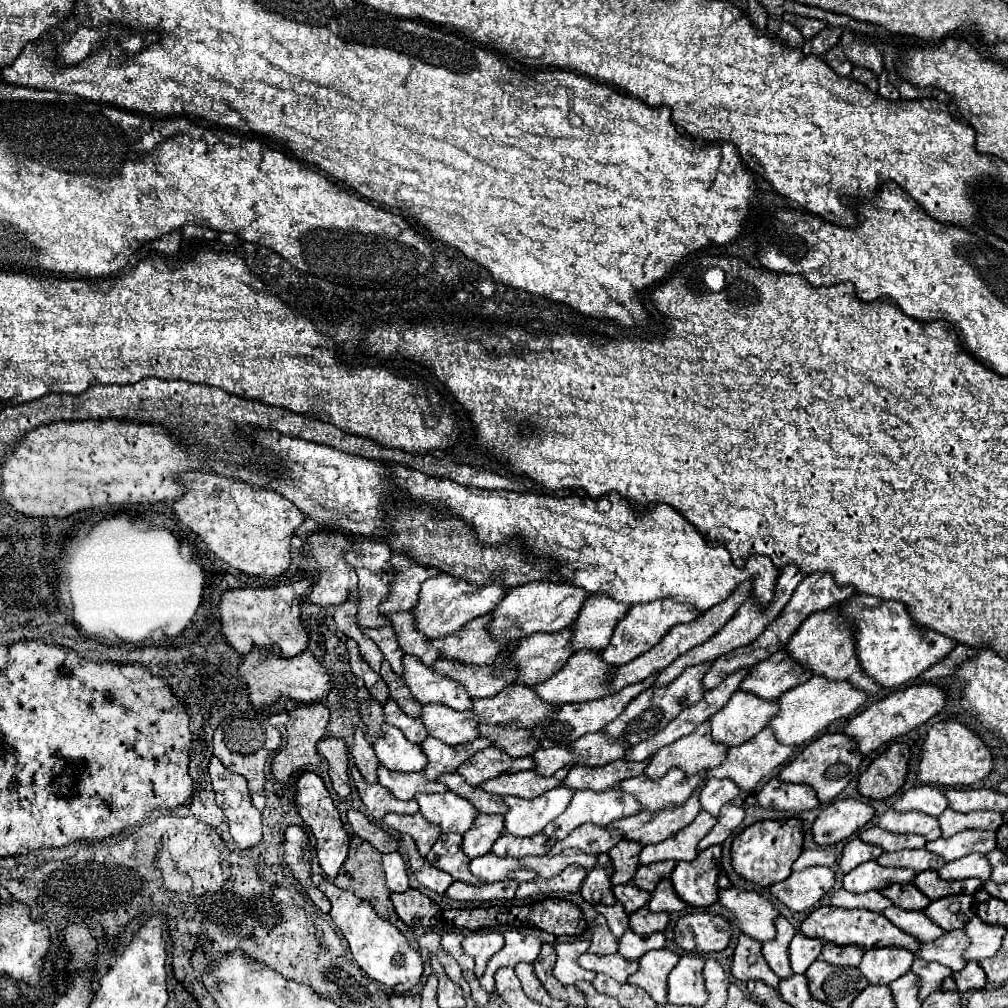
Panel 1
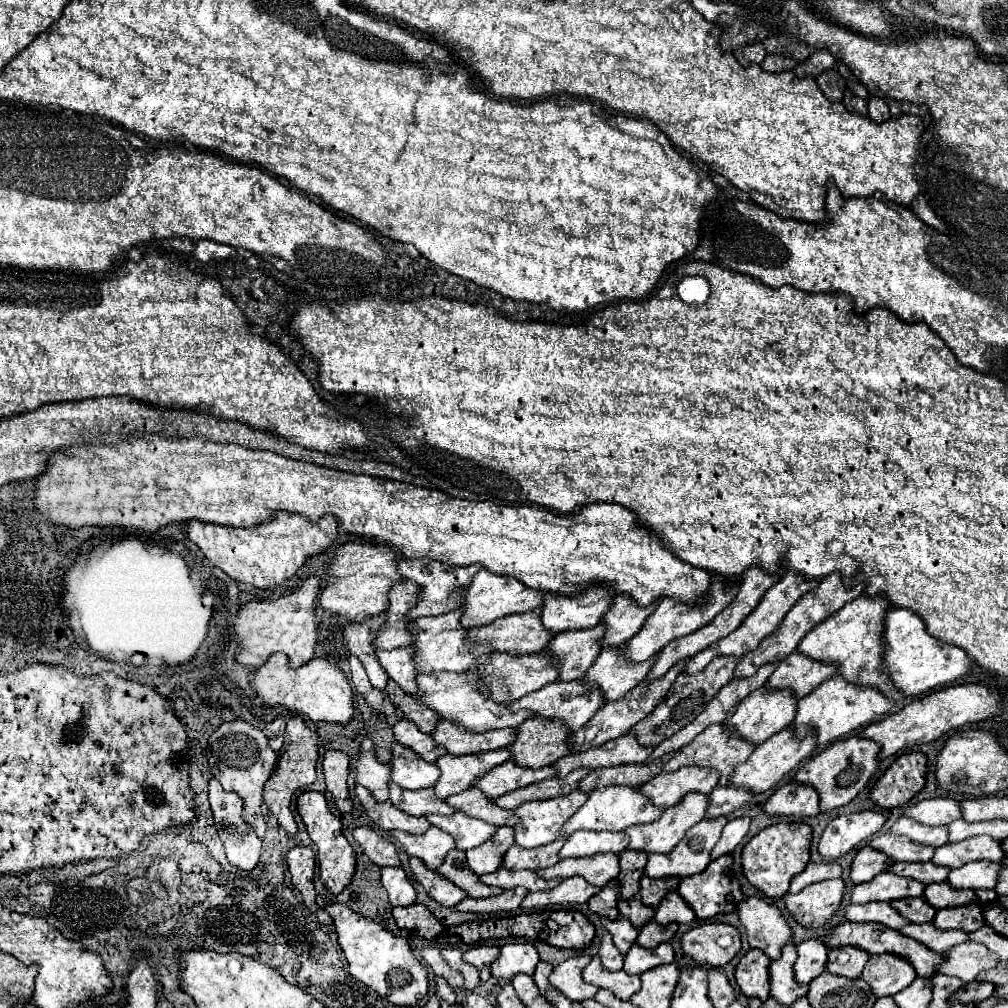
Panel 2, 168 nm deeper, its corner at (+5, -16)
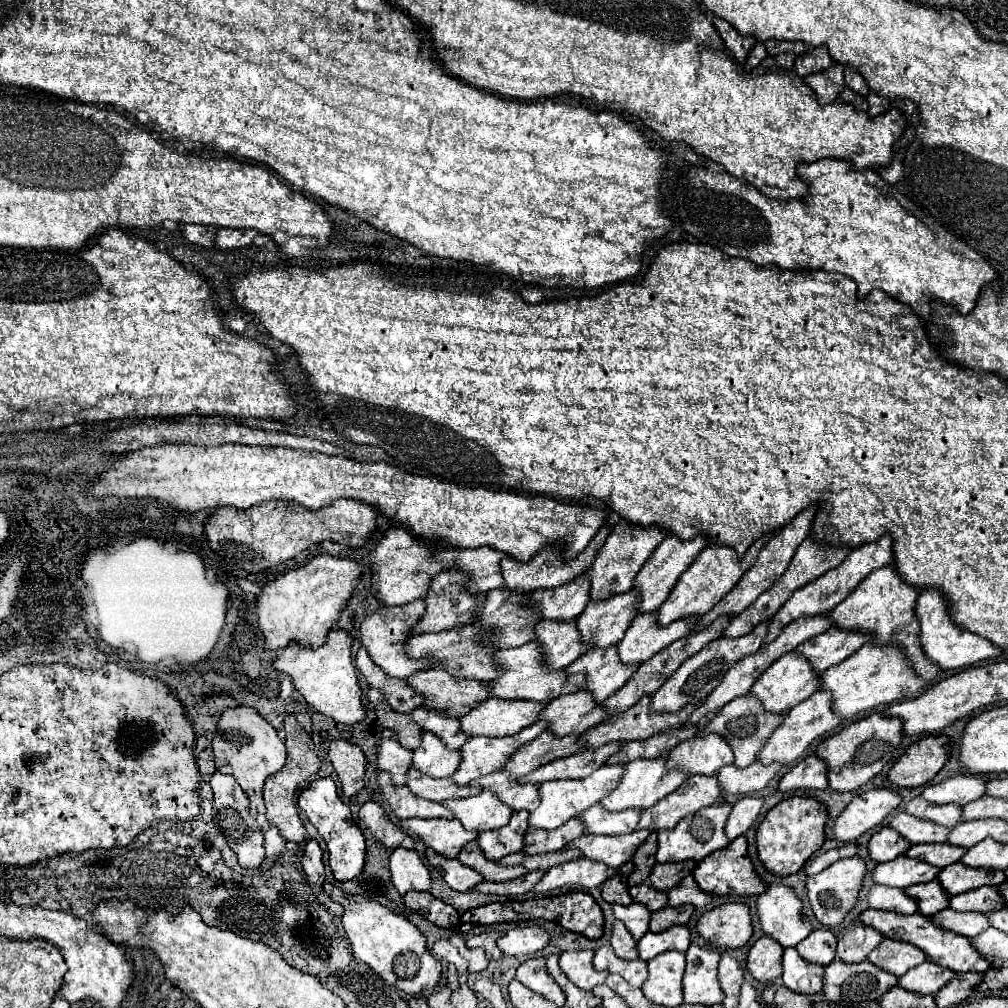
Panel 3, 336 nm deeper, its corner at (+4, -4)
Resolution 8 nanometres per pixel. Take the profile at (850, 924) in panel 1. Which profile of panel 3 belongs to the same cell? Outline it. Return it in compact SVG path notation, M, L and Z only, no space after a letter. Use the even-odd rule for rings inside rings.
M865 910L861 914L861 922L865 926L875 928L885 938L909 942L909 944L921 948L925 952L927 960L931 960L937 966L949 968L953 972L967 972L967 970L985 972L989 968L989 962L987 960L981 960L981 956L977 956L977 950L969 944L969 938L963 938L963 936L957 936L957 934L951 934L951 932L945 932L945 930L937 928L927 916L921 916L919 912L915 912L911 916L903 916L903 914L885 912L885 910Z

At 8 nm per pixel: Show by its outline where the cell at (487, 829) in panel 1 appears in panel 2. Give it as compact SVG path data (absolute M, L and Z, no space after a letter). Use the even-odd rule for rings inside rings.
M502 826L502 828L498 828L498 832L494 834L494 838L490 838L490 840L484 842L482 846L472 848L472 850L466 852L468 866L470 866L472 872L476 872L478 876L496 872L496 870L502 866L504 852L506 852L512 844L514 844L514 840L512 840L512 828Z

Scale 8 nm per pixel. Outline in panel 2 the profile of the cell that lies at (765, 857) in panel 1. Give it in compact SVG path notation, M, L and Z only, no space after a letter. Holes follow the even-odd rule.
M774 824L756 834L742 850L744 876L770 898L782 898L788 892L790 880L800 874L810 862L812 828L808 824Z

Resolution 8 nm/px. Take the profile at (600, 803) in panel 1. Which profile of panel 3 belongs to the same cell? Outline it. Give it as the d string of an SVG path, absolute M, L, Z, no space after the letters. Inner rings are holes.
M667 756L661 758L653 758L653 760L633 760L629 764L623 766L623 776L617 782L617 786L601 800L601 806L609 812L621 812L621 810L629 810L629 808L651 808L655 806L661 798L669 796L671 792L675 792L683 782L685 782L685 774L683 772L665 772L665 760Z

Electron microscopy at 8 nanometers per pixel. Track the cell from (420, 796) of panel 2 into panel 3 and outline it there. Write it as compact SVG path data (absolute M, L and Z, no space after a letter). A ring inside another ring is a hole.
M413 768L409 770L409 776L407 776L407 788L415 796L427 798L427 800L433 800L433 802L441 802L441 800L447 800L447 798L475 796L475 794L481 792L481 788L457 786L457 784L453 784L451 778L429 778L429 776L421 776Z

